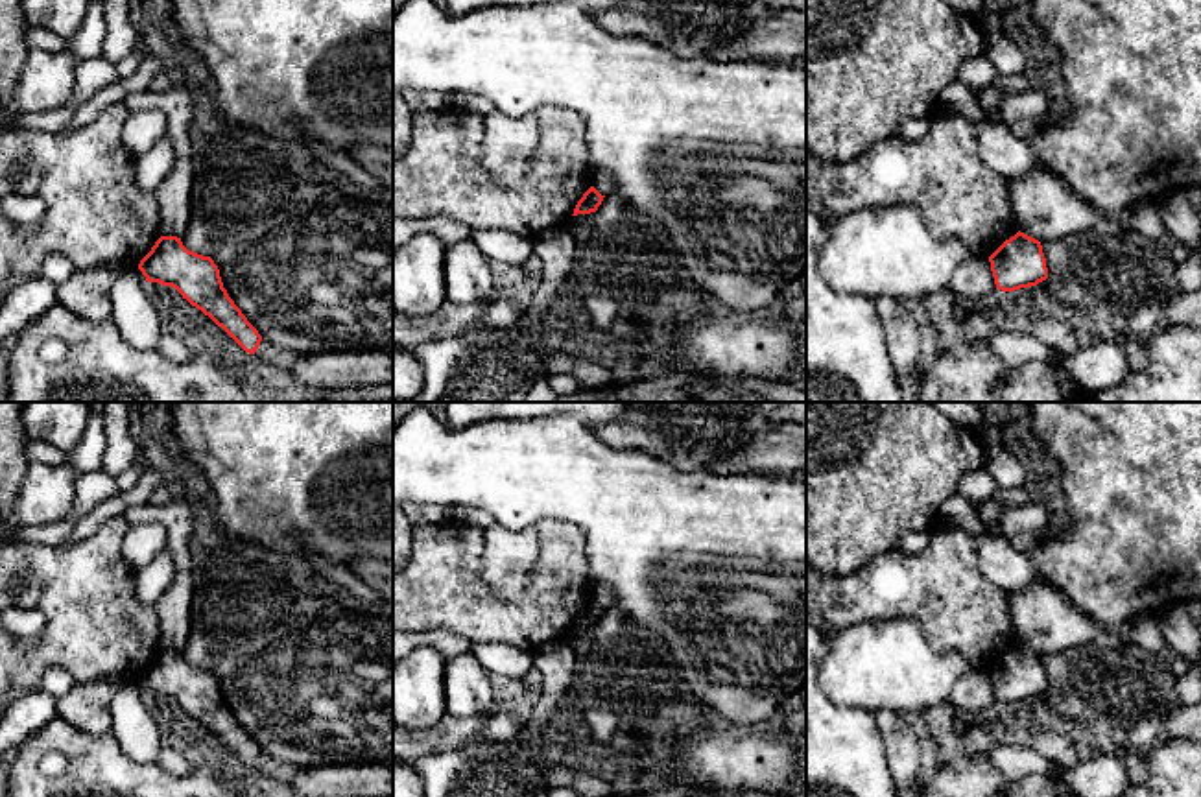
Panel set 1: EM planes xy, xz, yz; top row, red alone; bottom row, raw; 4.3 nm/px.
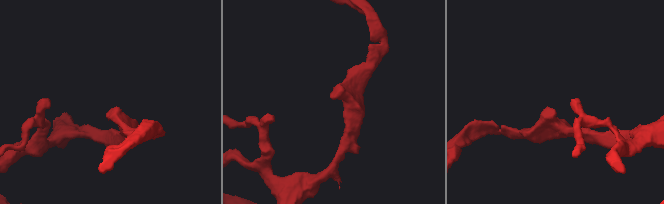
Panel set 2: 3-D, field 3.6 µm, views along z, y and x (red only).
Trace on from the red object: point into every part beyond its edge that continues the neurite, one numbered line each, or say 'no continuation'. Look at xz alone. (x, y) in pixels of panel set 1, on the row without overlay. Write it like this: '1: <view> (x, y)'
no continuation

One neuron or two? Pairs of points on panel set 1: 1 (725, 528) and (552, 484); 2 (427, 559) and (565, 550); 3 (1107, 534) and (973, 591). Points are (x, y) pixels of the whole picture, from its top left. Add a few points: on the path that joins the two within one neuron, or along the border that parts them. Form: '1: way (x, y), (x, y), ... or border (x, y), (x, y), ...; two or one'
1: way (683, 528), (652, 528), (620, 497), (594, 486); one
2: way (465, 598), (476, 609), (524, 609), (545, 589); one
3: border (976, 541), (978, 569), (1010, 594); two

